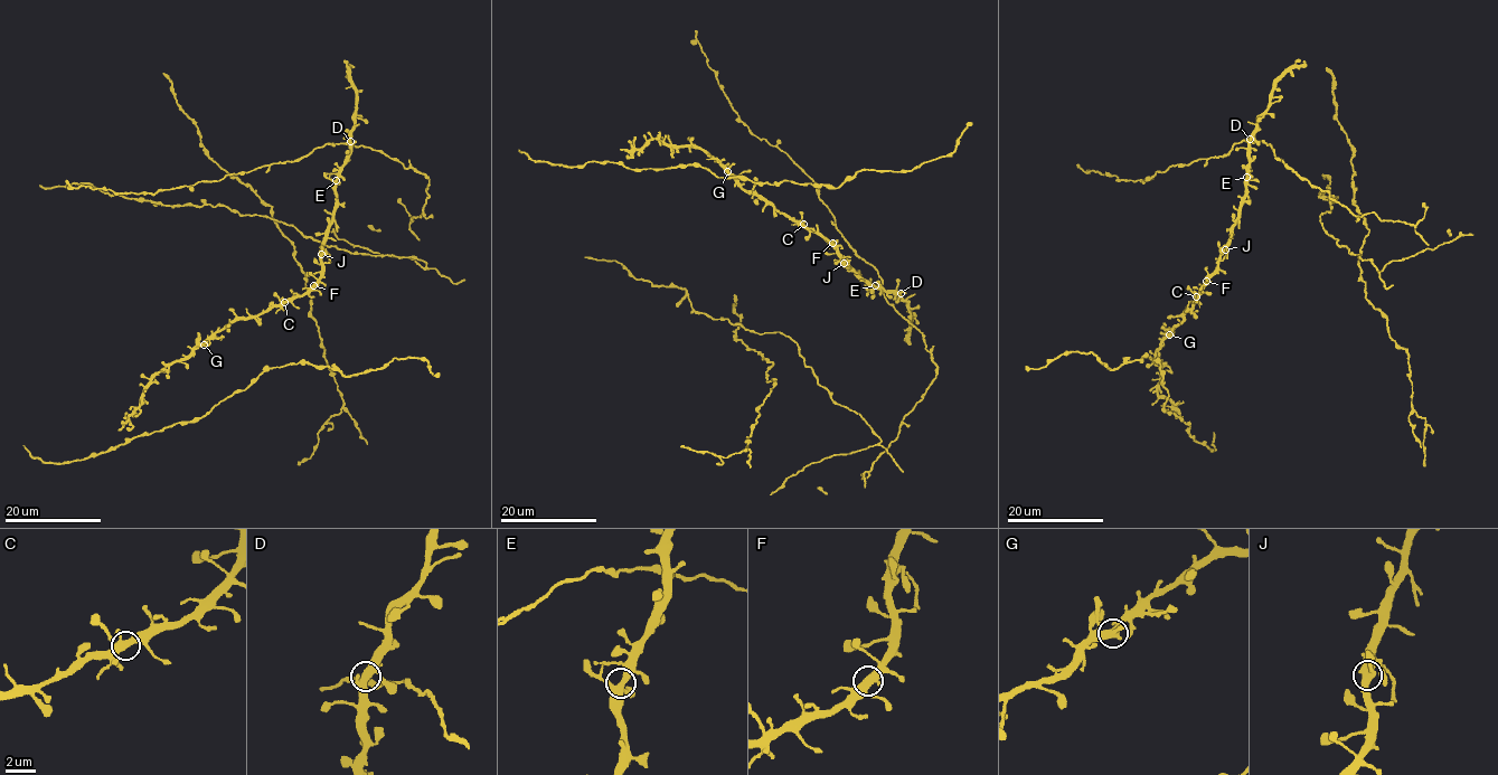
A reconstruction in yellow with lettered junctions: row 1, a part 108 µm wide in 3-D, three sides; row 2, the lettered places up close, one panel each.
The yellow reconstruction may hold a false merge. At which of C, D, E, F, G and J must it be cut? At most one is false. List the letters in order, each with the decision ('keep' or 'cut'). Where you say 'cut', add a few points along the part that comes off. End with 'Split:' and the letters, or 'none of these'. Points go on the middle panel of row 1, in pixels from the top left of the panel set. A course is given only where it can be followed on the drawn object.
C: keep
D: keep
E: keep
F: keep
G: keep
J: keep
Split: none of these

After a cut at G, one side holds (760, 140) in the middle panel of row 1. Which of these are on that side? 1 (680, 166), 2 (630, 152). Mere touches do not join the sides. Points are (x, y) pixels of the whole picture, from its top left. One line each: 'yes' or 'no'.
1: yes
2: no

